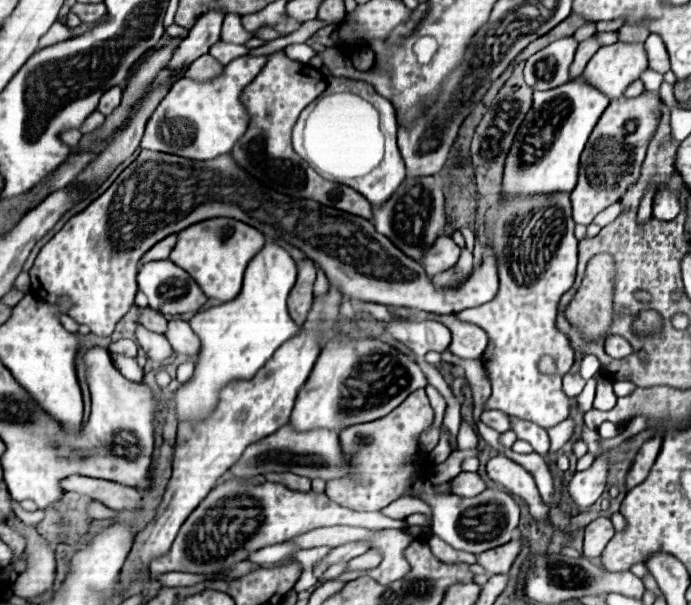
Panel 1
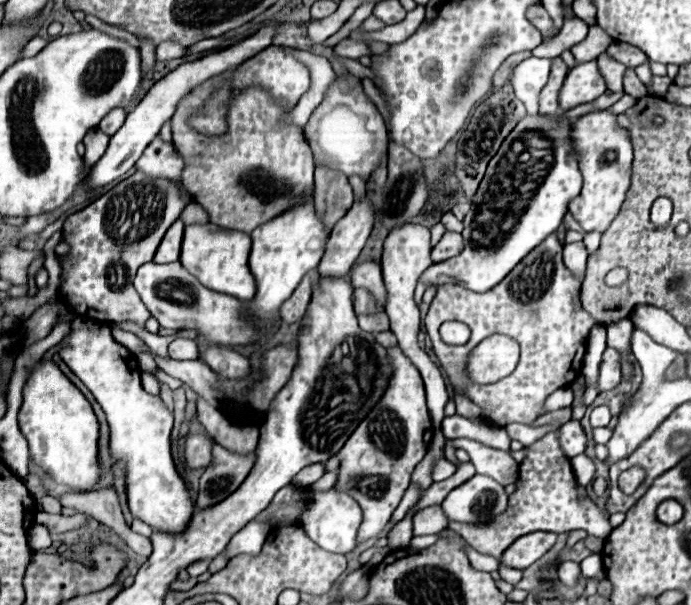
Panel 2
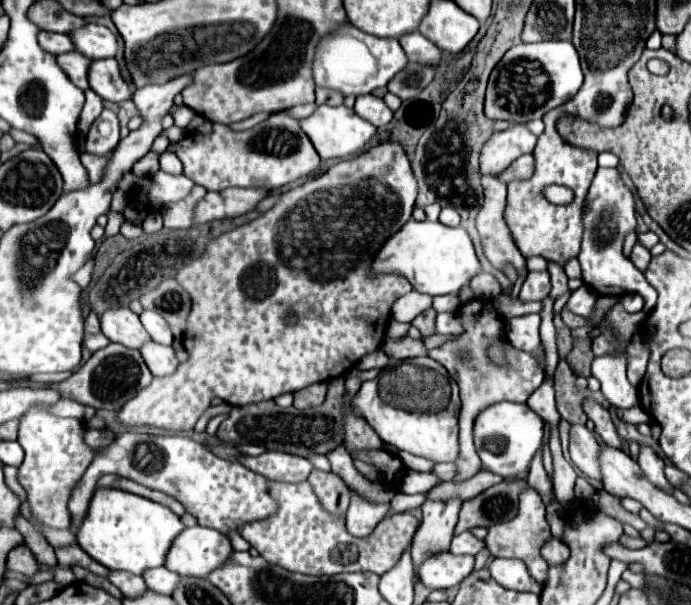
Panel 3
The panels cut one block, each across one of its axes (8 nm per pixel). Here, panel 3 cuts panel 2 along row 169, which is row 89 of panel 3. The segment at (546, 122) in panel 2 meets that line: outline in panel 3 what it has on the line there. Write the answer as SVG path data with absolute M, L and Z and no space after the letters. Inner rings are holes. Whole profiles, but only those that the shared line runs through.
M548 40L536 44L518 44L510 48L492 70L486 90L486 116L508 120L512 124L542 118L548 110L568 102L582 86L582 68L578 52L568 40Z

